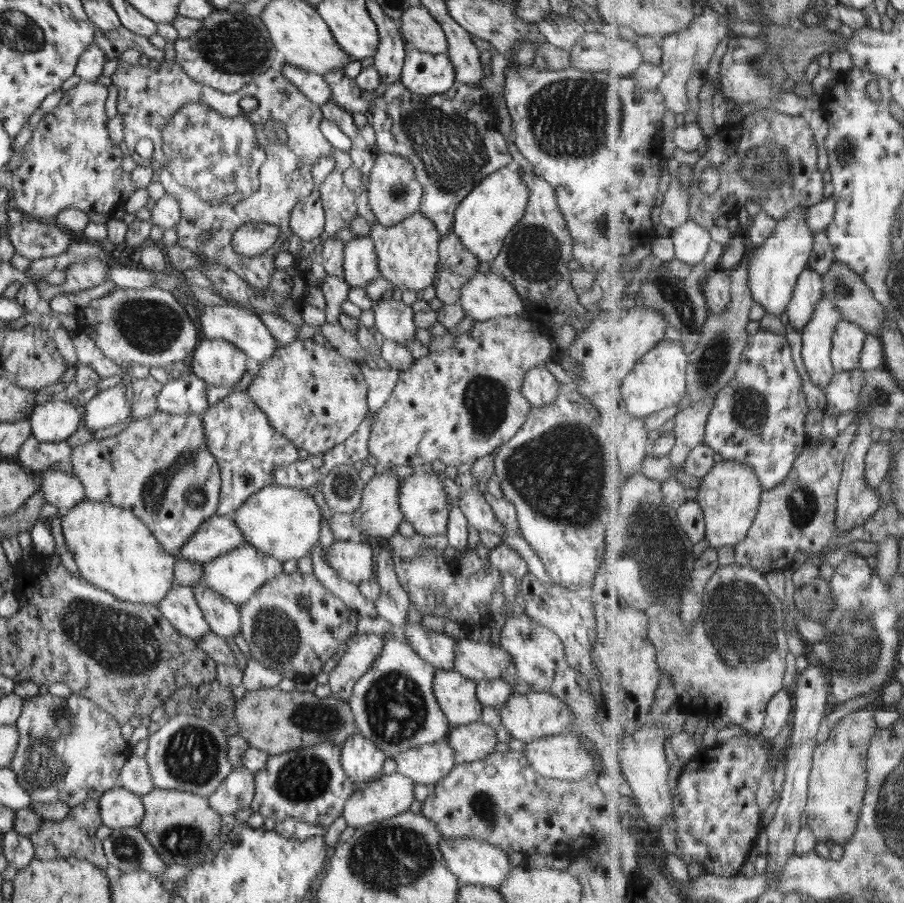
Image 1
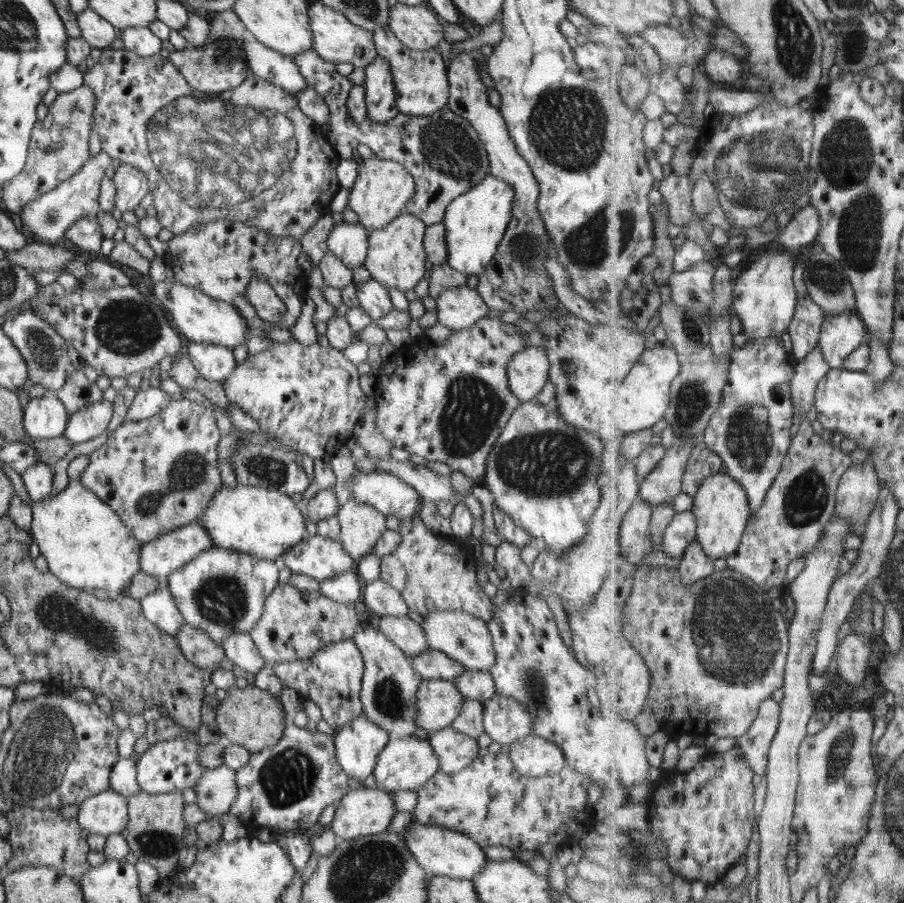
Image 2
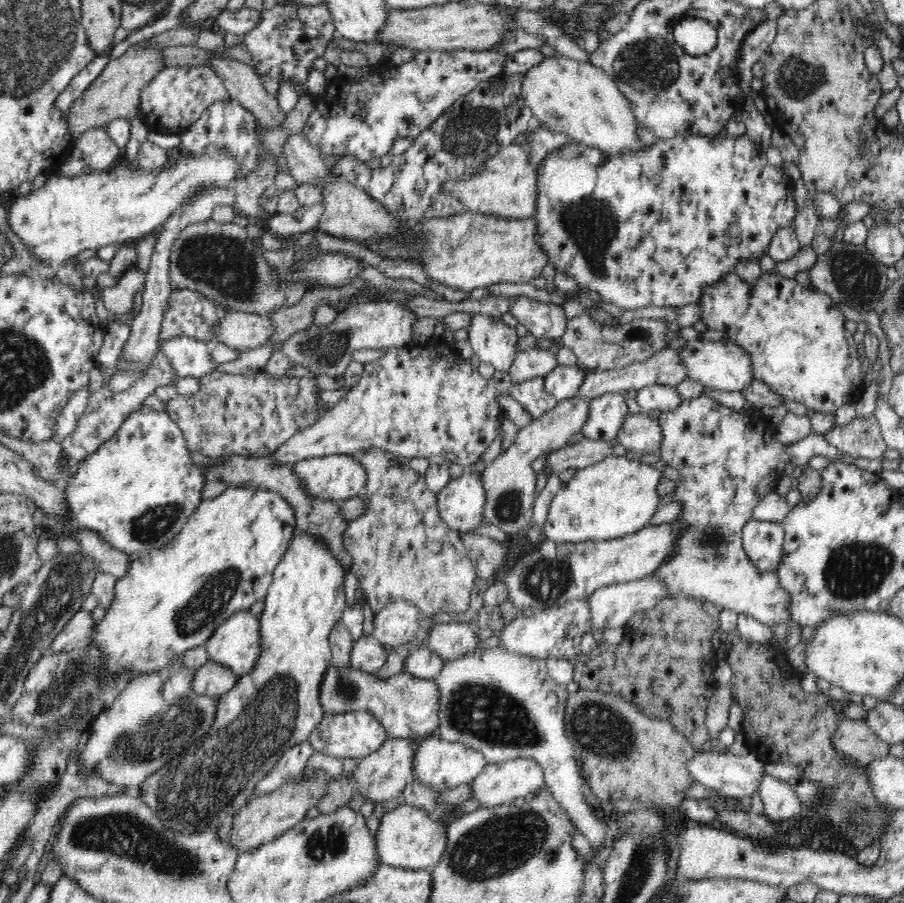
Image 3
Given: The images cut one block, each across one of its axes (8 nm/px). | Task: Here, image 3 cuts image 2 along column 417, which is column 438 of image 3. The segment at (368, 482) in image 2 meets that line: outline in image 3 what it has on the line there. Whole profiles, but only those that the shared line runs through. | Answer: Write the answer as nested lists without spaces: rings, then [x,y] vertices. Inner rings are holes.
[[[465,472],[460,478],[450,479],[450,482],[437,492],[440,518],[452,530],[466,534],[485,522],[485,492],[481,477]]]

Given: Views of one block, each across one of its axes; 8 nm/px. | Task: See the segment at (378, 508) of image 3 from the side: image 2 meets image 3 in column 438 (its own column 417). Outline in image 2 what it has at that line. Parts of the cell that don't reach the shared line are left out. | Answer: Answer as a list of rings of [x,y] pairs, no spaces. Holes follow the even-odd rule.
[[[420,510],[415,516],[400,520],[398,534],[402,541],[393,552],[381,558],[379,578],[398,590],[409,610],[422,617],[436,610],[463,610],[489,621],[493,615],[492,603],[476,579],[478,567],[472,560],[472,550],[460,544],[457,538],[428,531]]]

